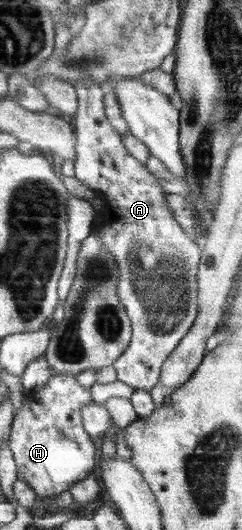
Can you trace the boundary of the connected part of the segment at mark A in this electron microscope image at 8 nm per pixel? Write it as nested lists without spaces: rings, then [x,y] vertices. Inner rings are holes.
[[[87,78],[75,82],[74,86],[78,93],[78,112],[74,117],[77,136],[75,177],[91,189],[104,205],[94,221],[93,231],[100,232],[103,245],[115,255],[119,263],[120,280],[117,291],[132,321],[131,344],[123,356],[115,362],[118,380],[131,385],[136,390],[149,392],[152,386],[157,384],[164,362],[188,334],[197,319],[199,313],[197,273],[201,246],[179,227],[176,219],[173,219],[166,204],[166,193],[157,184],[159,180],[146,170],[143,163],[129,153],[122,135],[109,122],[106,115],[106,87]]]

